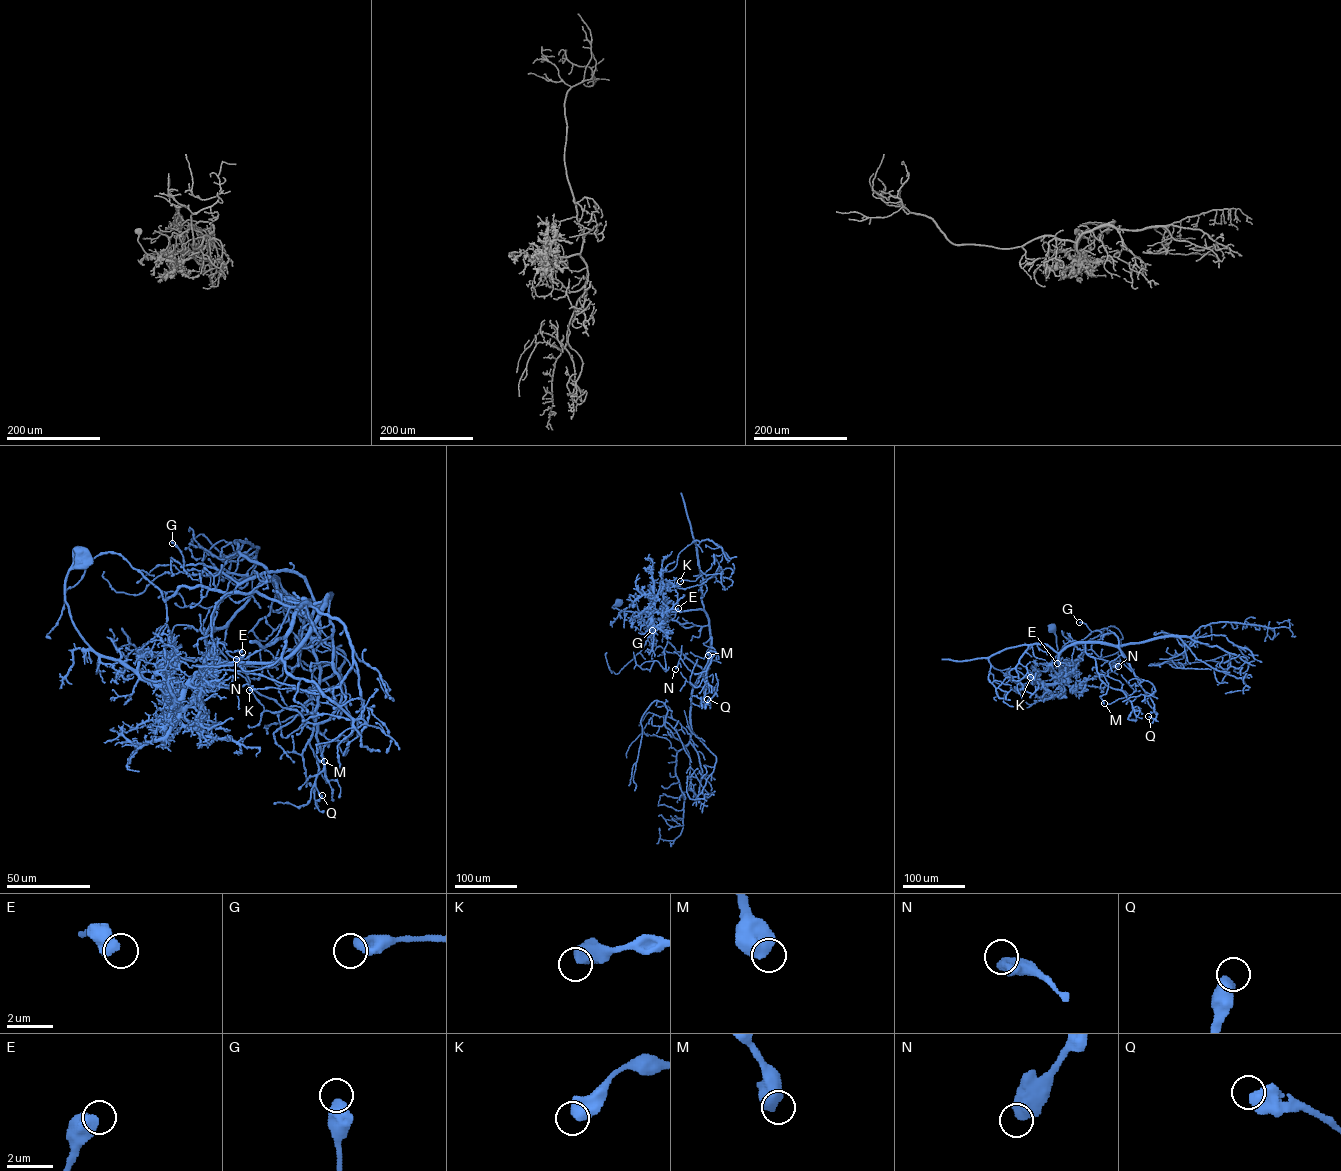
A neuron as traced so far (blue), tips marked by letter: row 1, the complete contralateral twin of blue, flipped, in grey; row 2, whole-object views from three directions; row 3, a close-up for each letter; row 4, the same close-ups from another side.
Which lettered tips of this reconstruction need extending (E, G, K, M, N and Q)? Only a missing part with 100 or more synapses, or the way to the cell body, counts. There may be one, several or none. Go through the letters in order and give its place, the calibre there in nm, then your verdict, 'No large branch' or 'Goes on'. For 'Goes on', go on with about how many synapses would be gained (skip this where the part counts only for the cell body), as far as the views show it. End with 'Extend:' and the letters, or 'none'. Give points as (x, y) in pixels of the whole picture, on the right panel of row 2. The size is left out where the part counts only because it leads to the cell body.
E: Place: (1057, 663). Thickness 650 nm. No large branch
G: Place: (1079, 622). Thickness 550 nm. No large branch
K: Place: (1030, 677). Thickness 650 nm. No large branch
M: Place: (1104, 703). Thickness 800 nm. No large branch
N: Place: (1118, 666). Thickness 600 nm. No large branch
Q: Place: (1148, 716). Thickness 750 nm. No large branch
Extend: none

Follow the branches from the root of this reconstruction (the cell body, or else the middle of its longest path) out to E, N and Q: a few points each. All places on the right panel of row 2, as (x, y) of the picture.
E: (1051, 627), (1056, 637), (1061, 681), (1050, 664), (1066, 643), (1076, 642), (1073, 664), (1057, 663)
N: (1051, 627), (1061, 681), (1058, 655), (1077, 643), (1094, 659), (1099, 677), (1120, 689), (1108, 675), (1118, 666)
Q: (1051, 627), (1061, 681), (1058, 655), (1067, 647), (1079, 643), (1115, 645), (1153, 703), (1156, 717), (1148, 716)

